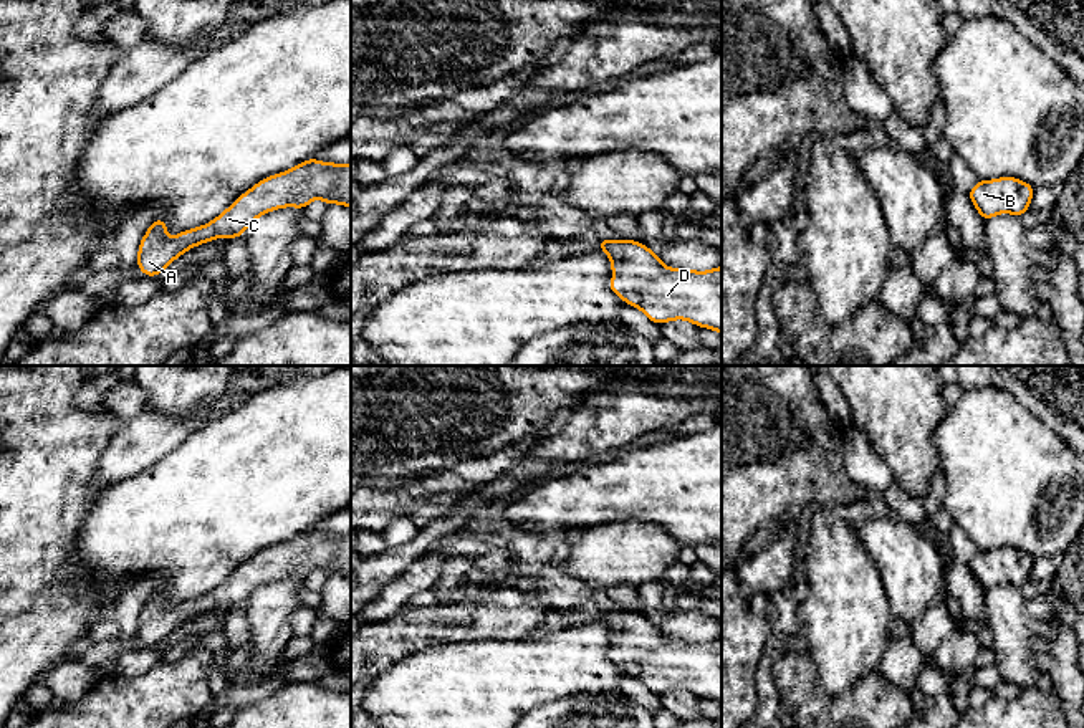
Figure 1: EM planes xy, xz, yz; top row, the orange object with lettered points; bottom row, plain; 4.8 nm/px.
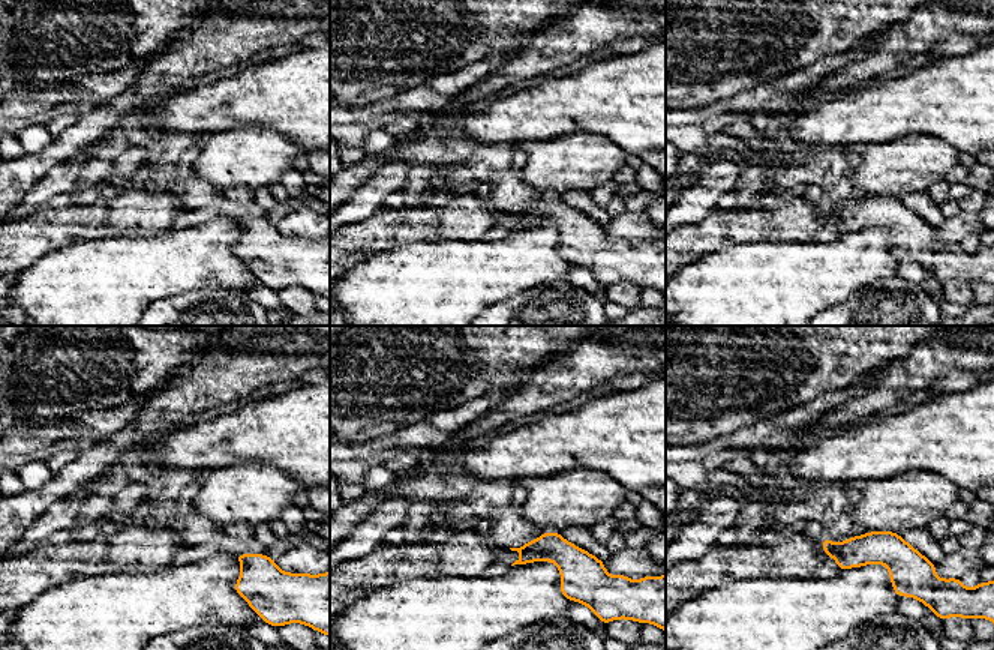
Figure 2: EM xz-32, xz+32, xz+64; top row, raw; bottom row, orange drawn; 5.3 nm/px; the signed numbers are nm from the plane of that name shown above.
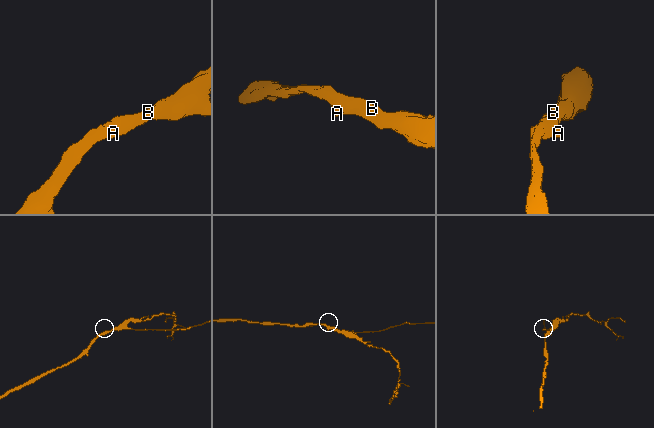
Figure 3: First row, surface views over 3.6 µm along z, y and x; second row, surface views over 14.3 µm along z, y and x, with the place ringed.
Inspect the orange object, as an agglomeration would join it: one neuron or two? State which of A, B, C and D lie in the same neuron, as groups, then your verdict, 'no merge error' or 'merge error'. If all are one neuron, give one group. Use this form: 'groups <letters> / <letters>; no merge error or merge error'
groups A B C D; no merge error

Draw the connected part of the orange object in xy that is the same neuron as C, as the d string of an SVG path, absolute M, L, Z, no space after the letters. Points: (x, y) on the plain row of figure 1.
M311 528L260 551L210 594L184 601L172 609L165 607L167 594L159 587L139 614L137 637L146 647L157 647L184 622L200 614L218 607L238 609L266 582L290 576L306 579L314 569L351 579L351 533L339 536Z

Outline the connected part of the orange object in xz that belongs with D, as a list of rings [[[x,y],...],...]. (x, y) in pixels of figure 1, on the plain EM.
[[[624,609],[599,611],[597,619],[611,629],[614,649],[609,660],[626,675],[637,677],[654,695],[687,690],[722,705],[722,637],[708,642],[669,639],[644,614]]]

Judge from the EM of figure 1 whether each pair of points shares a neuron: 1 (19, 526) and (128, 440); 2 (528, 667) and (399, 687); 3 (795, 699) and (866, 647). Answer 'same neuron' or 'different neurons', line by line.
1: different neurons
2: same neuron
3: different neurons

